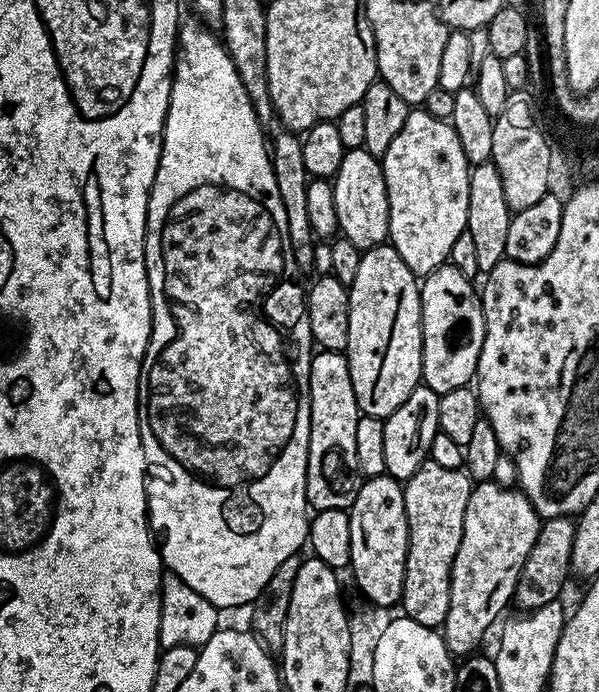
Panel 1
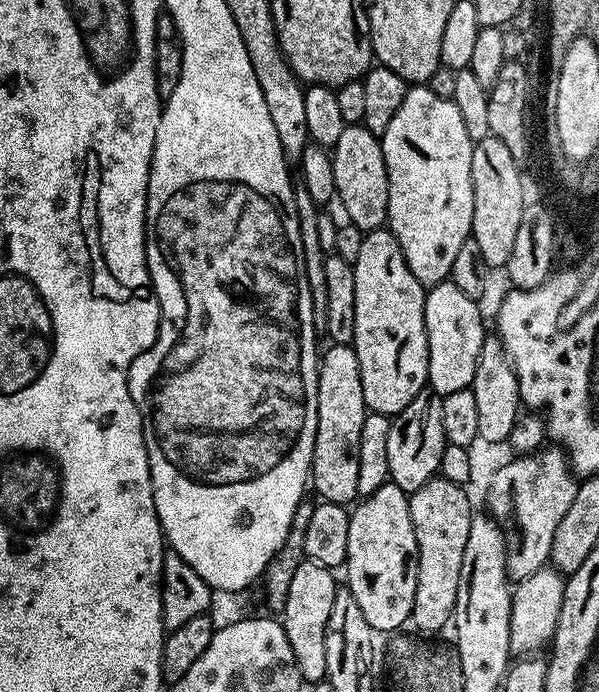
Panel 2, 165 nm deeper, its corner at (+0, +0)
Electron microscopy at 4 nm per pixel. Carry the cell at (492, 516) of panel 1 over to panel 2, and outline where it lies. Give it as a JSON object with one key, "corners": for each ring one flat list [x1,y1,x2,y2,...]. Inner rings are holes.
{"corners":[[556,446,541,447,531,455,517,455,494,475,486,512,506,534,506,566,513,581,530,578,530,574,549,563,550,546,554,546,554,530,558,530,558,522,562,522,570,502,574,502,577,483,568,457]]}

